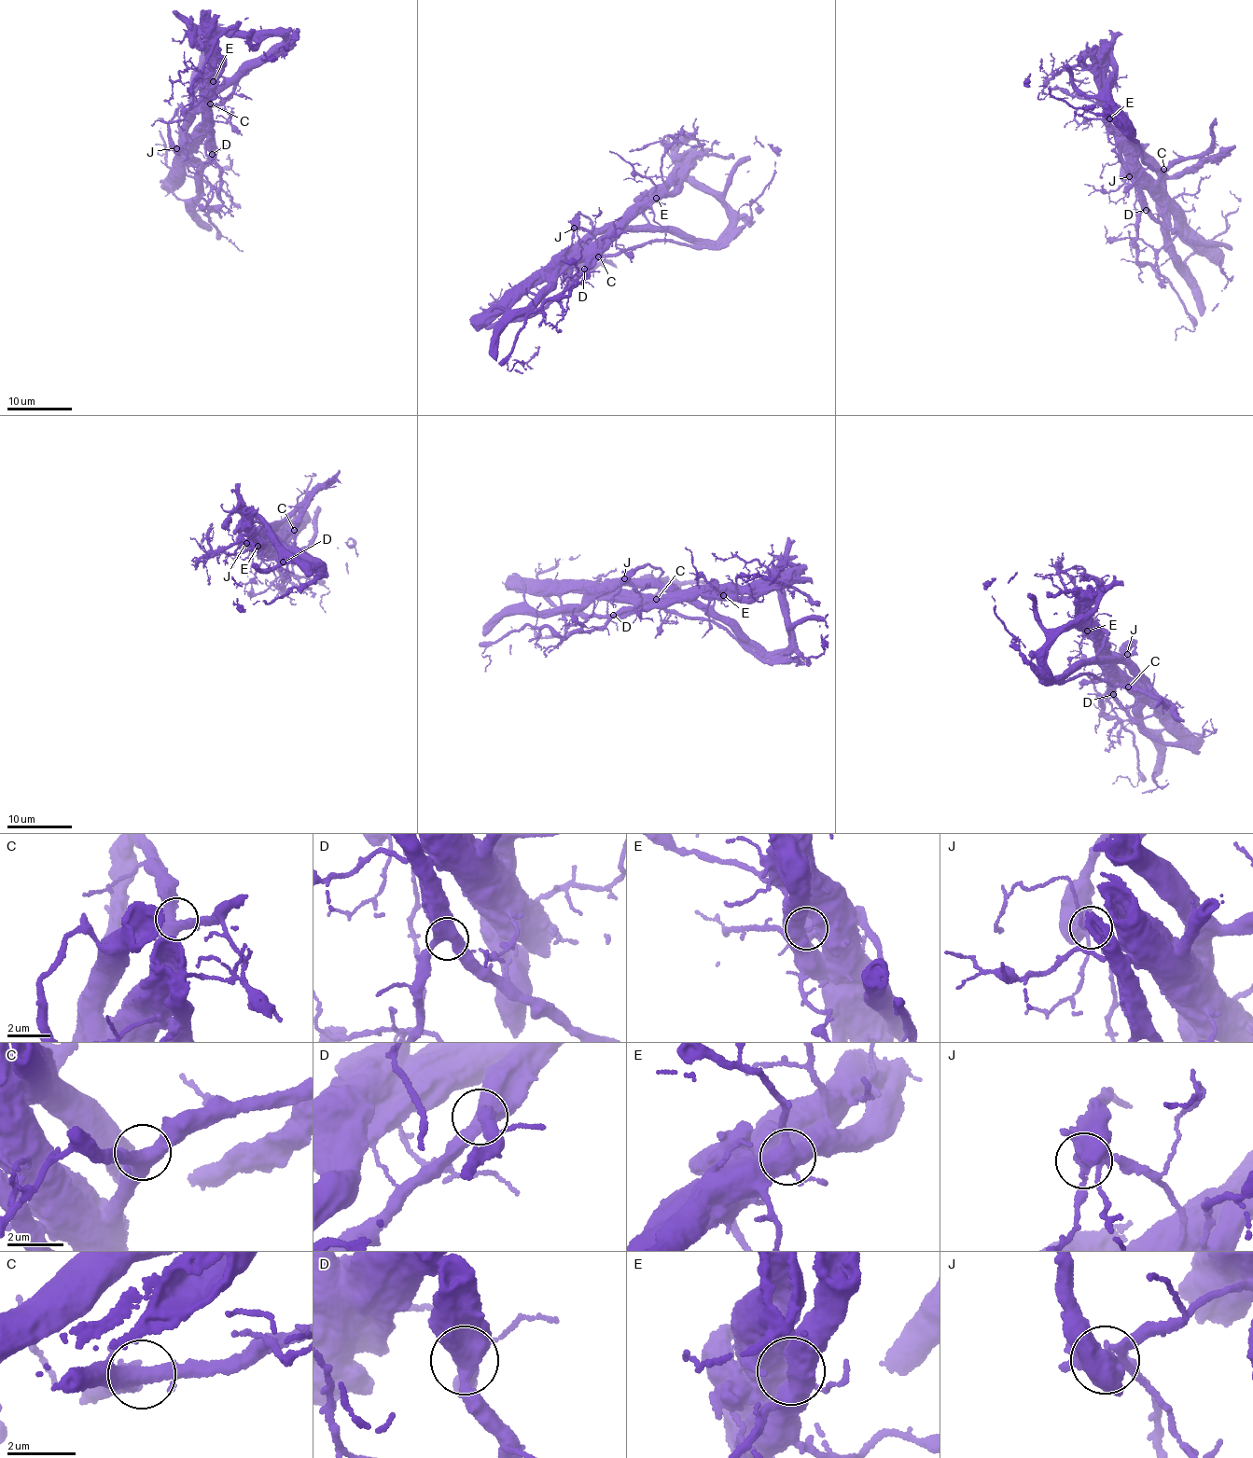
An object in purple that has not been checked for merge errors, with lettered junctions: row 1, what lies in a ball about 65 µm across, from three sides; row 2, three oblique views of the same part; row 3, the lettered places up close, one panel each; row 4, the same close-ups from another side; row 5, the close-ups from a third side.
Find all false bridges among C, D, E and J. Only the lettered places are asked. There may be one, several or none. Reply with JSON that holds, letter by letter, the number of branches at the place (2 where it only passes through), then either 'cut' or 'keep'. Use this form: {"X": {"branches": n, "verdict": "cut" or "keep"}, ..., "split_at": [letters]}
{"C": {"branches": 3, "verdict": "keep"}, "D": {"branches": 3, "verdict": "keep"}, "E": {"branches": 4, "verdict": "cut"}, "J": {"branches": 5, "verdict": "cut"}, "split_at": ["E", "J"]}

